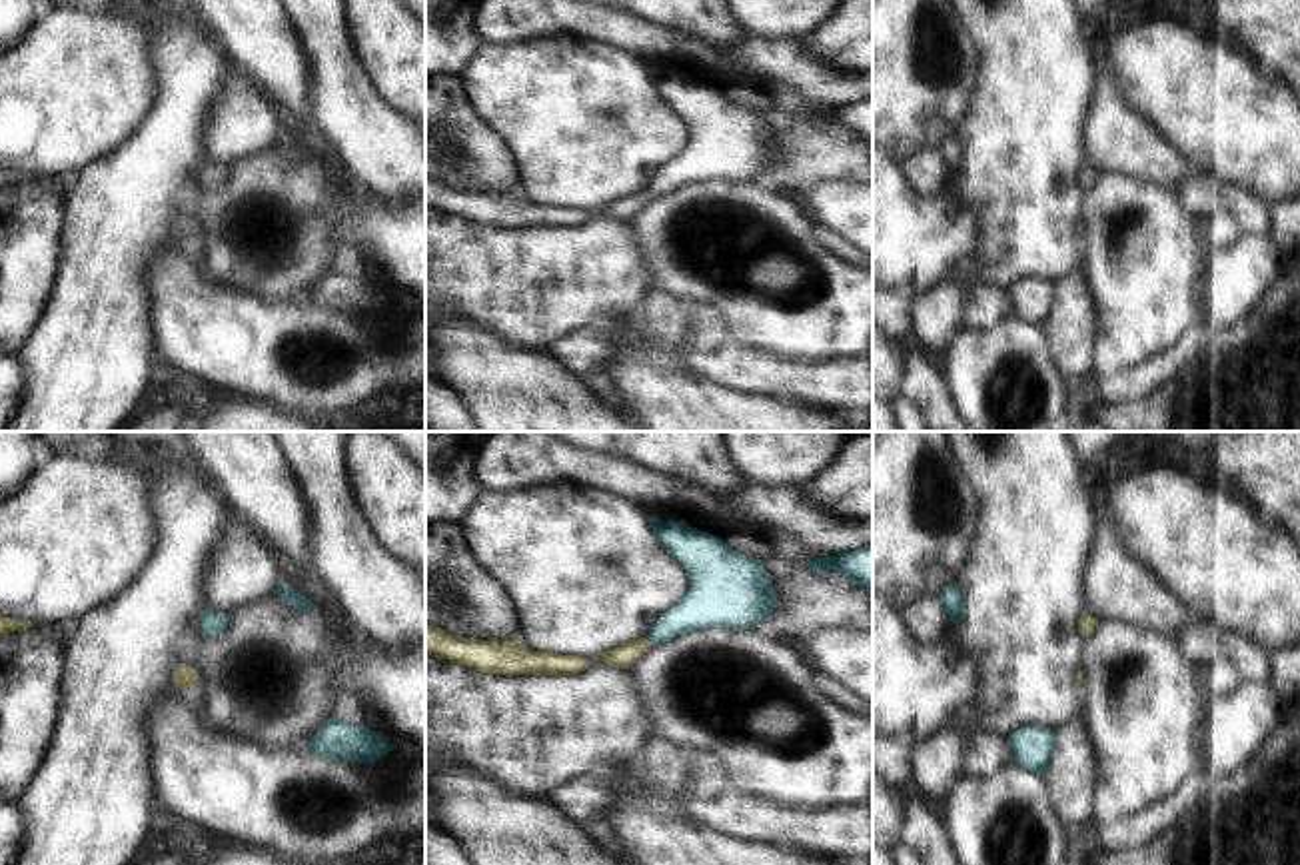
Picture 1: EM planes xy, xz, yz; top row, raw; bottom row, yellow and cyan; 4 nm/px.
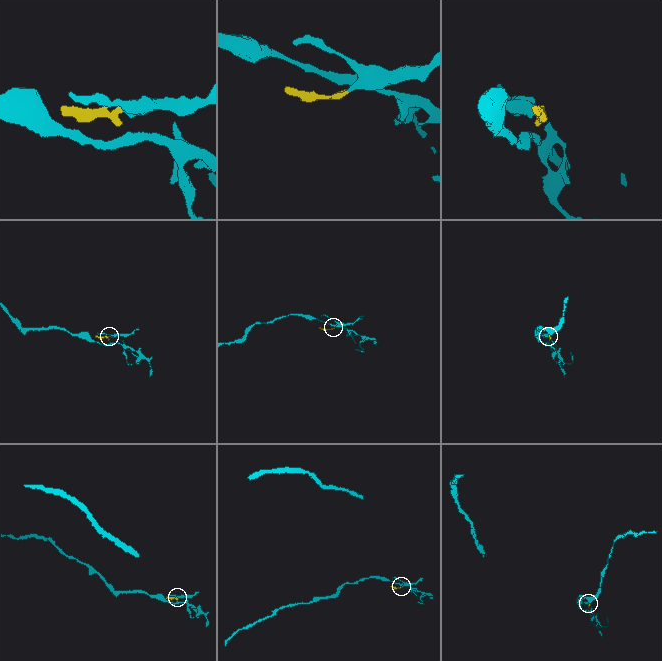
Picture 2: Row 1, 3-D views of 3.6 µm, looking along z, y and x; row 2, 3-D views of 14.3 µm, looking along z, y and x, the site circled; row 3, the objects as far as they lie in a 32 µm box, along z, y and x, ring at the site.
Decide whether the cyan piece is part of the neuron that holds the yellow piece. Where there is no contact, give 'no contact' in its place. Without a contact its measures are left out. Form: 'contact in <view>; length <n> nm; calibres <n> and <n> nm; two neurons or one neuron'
contact in xz; length 50 nm; calibres 90 and 160 nm; one neuron

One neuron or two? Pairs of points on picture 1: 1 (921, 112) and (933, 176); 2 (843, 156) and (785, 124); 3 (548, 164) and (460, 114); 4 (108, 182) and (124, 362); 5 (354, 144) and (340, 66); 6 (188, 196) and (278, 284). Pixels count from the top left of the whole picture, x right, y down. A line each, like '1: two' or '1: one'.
1: two
2: one
3: two
4: one
5: one
6: two

